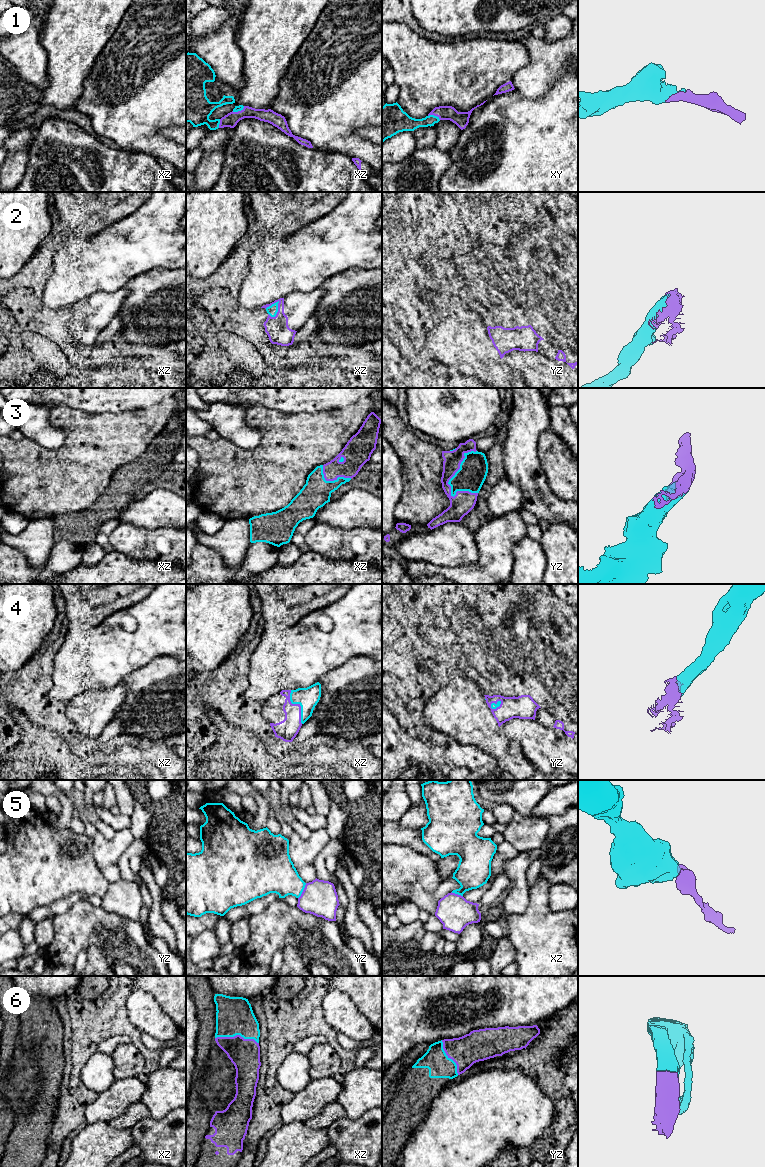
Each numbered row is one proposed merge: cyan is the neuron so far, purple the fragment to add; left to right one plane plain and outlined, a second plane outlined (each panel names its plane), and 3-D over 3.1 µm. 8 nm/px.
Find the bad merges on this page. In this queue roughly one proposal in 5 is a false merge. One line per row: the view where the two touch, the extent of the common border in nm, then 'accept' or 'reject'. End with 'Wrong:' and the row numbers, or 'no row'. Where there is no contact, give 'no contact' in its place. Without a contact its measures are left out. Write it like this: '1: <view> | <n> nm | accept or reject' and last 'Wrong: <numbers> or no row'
1: xy | 110 nm | accept
2: xz | 160 nm | accept
3: yz | 420 nm | accept
4: xz | 280 nm | accept
5: yz | 140 nm | reject
6: xz | 360 nm | accept
Wrong: 5

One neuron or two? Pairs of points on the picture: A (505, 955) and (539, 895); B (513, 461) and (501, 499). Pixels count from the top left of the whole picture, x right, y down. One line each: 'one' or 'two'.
A: two
B: two

